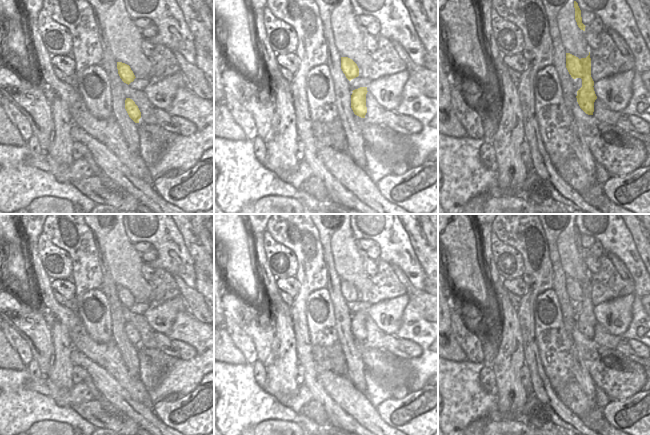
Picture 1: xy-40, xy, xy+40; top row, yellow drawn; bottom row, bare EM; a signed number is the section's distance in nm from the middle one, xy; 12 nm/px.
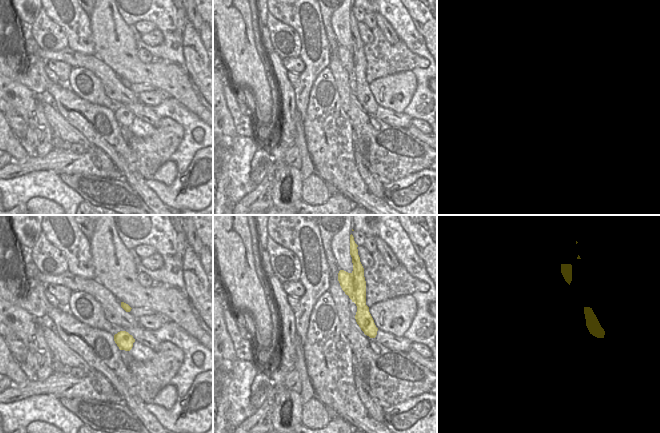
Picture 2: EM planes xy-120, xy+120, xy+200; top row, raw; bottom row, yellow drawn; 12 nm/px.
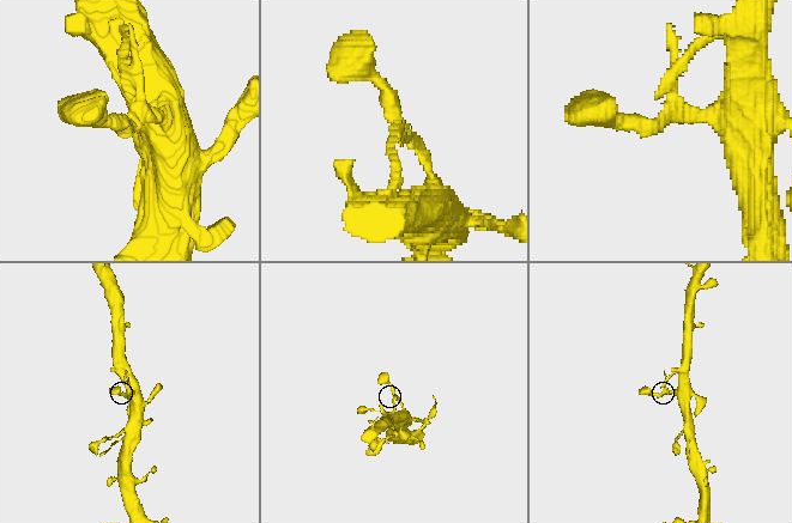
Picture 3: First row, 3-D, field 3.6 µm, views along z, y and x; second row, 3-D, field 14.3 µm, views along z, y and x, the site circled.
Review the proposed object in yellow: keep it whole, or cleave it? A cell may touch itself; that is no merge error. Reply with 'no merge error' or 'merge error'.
no merge error

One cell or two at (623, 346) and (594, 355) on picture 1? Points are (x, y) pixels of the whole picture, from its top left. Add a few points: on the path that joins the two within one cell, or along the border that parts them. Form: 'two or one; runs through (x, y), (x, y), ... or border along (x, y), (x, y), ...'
two; border along (615, 348), (635, 361)

